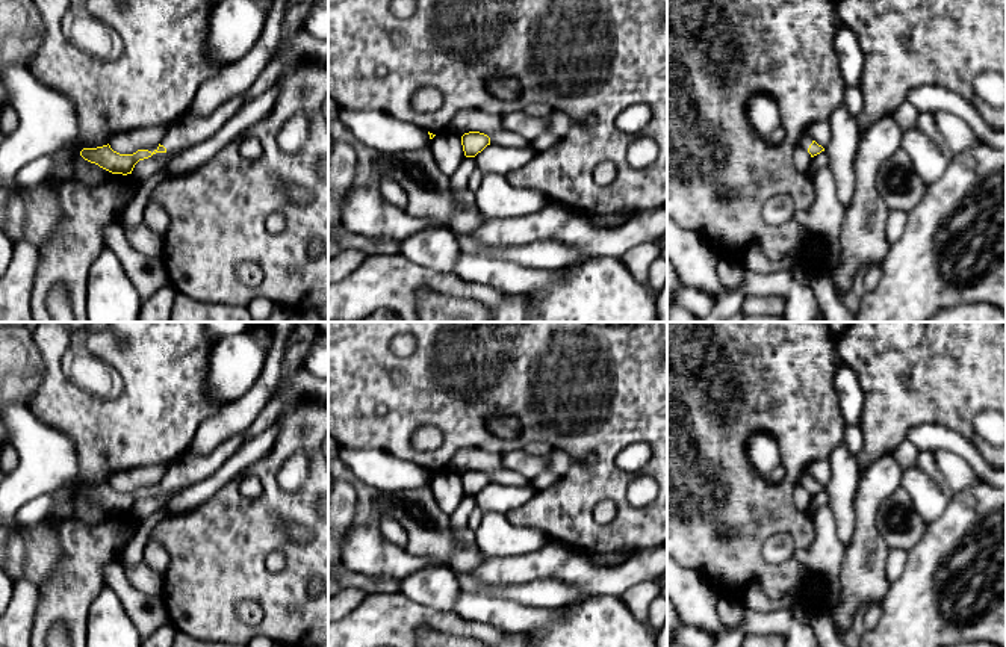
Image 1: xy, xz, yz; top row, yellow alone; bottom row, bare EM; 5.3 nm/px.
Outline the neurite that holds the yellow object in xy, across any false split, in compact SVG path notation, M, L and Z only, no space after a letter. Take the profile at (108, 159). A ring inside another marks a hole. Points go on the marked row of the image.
M247 92L227 100L209 116L195 116L188 110L168 127L165 138L153 153L138 150L133 154L120 154L107 144L97 148L83 148L80 156L112 174L132 174L139 160L156 153L182 151L212 138L245 104L245 95Z

